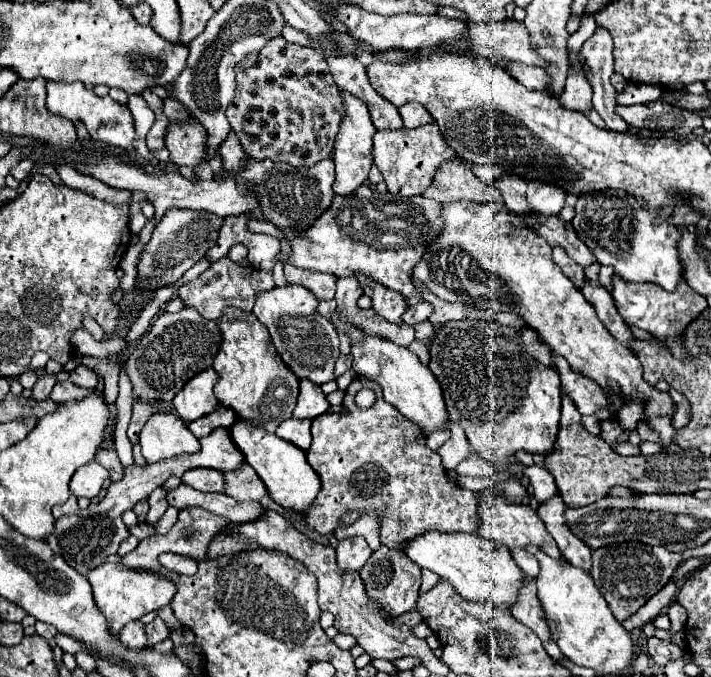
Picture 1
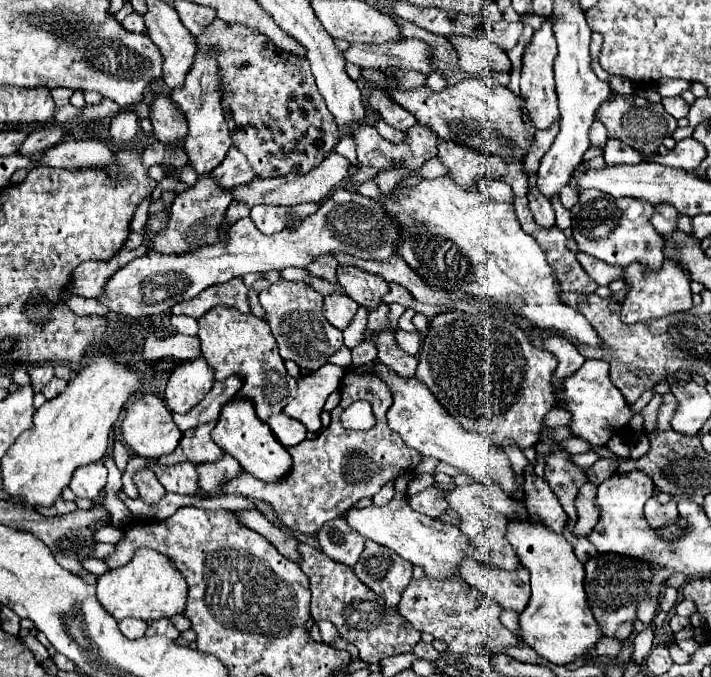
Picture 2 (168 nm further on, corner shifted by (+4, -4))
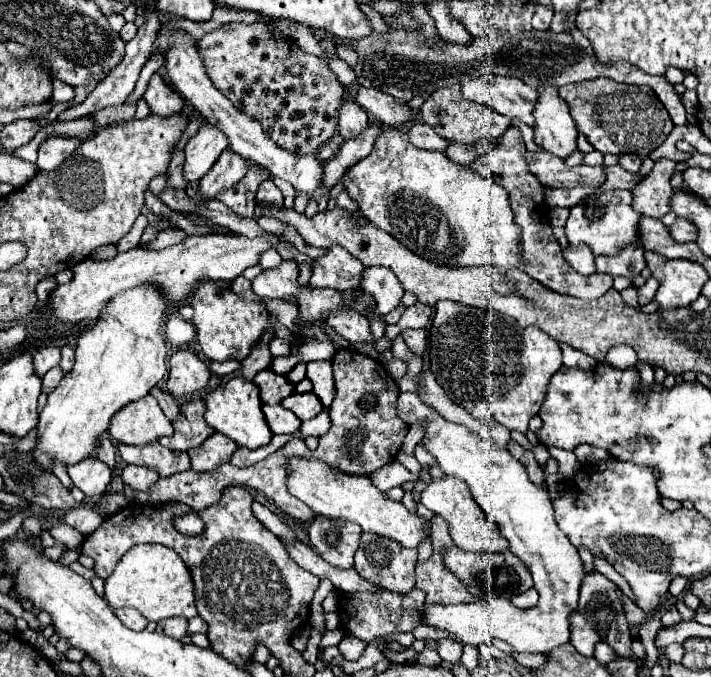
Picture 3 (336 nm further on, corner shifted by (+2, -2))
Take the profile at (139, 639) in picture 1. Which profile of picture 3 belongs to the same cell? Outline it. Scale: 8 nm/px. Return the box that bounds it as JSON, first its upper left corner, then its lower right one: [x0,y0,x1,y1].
[114,607,148,631]

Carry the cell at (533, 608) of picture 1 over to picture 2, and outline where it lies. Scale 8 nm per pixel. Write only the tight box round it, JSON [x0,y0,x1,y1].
[460,561,530,613]

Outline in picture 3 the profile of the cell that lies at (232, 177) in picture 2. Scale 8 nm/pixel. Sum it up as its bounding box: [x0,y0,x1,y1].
[270,177,296,209]

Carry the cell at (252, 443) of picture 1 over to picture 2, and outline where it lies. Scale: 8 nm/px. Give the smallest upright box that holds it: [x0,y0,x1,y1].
[212,399,292,481]

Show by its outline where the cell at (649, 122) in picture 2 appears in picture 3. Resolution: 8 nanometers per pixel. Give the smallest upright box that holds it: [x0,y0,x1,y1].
[558,77,674,159]

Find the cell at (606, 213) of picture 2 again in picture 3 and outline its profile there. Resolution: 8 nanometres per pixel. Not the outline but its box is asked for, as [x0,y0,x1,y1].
[566,189,642,255]

